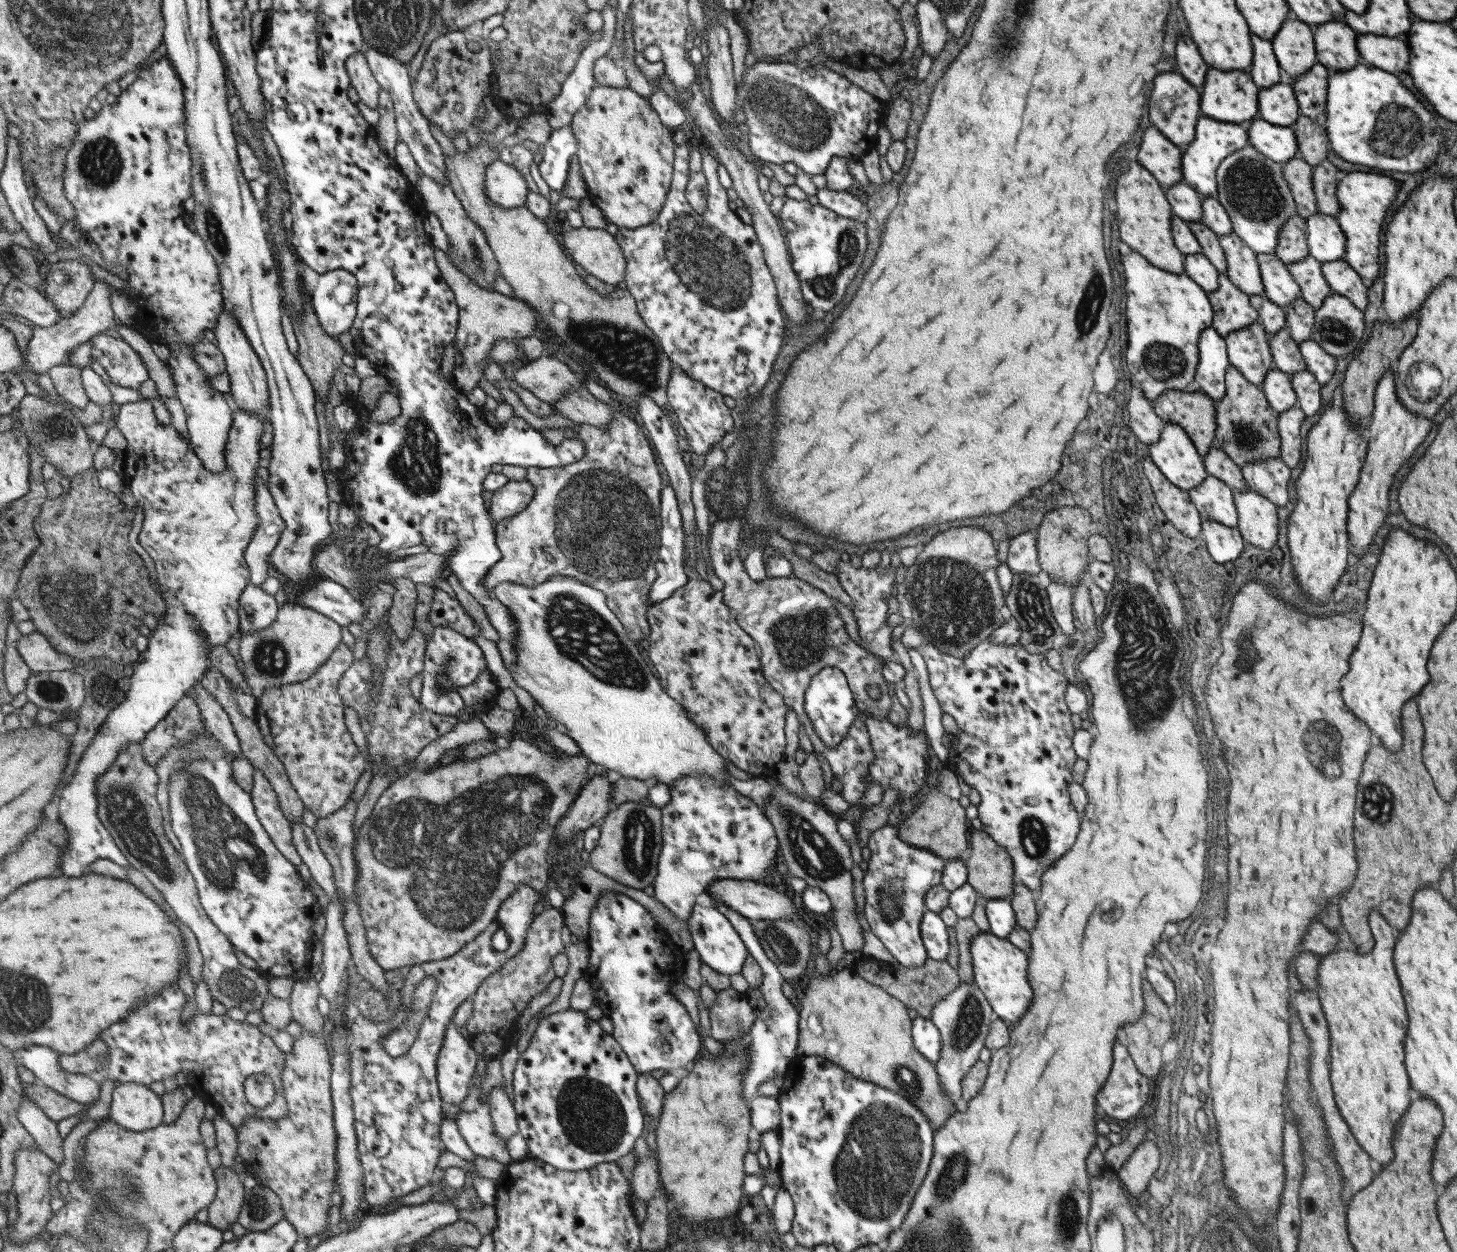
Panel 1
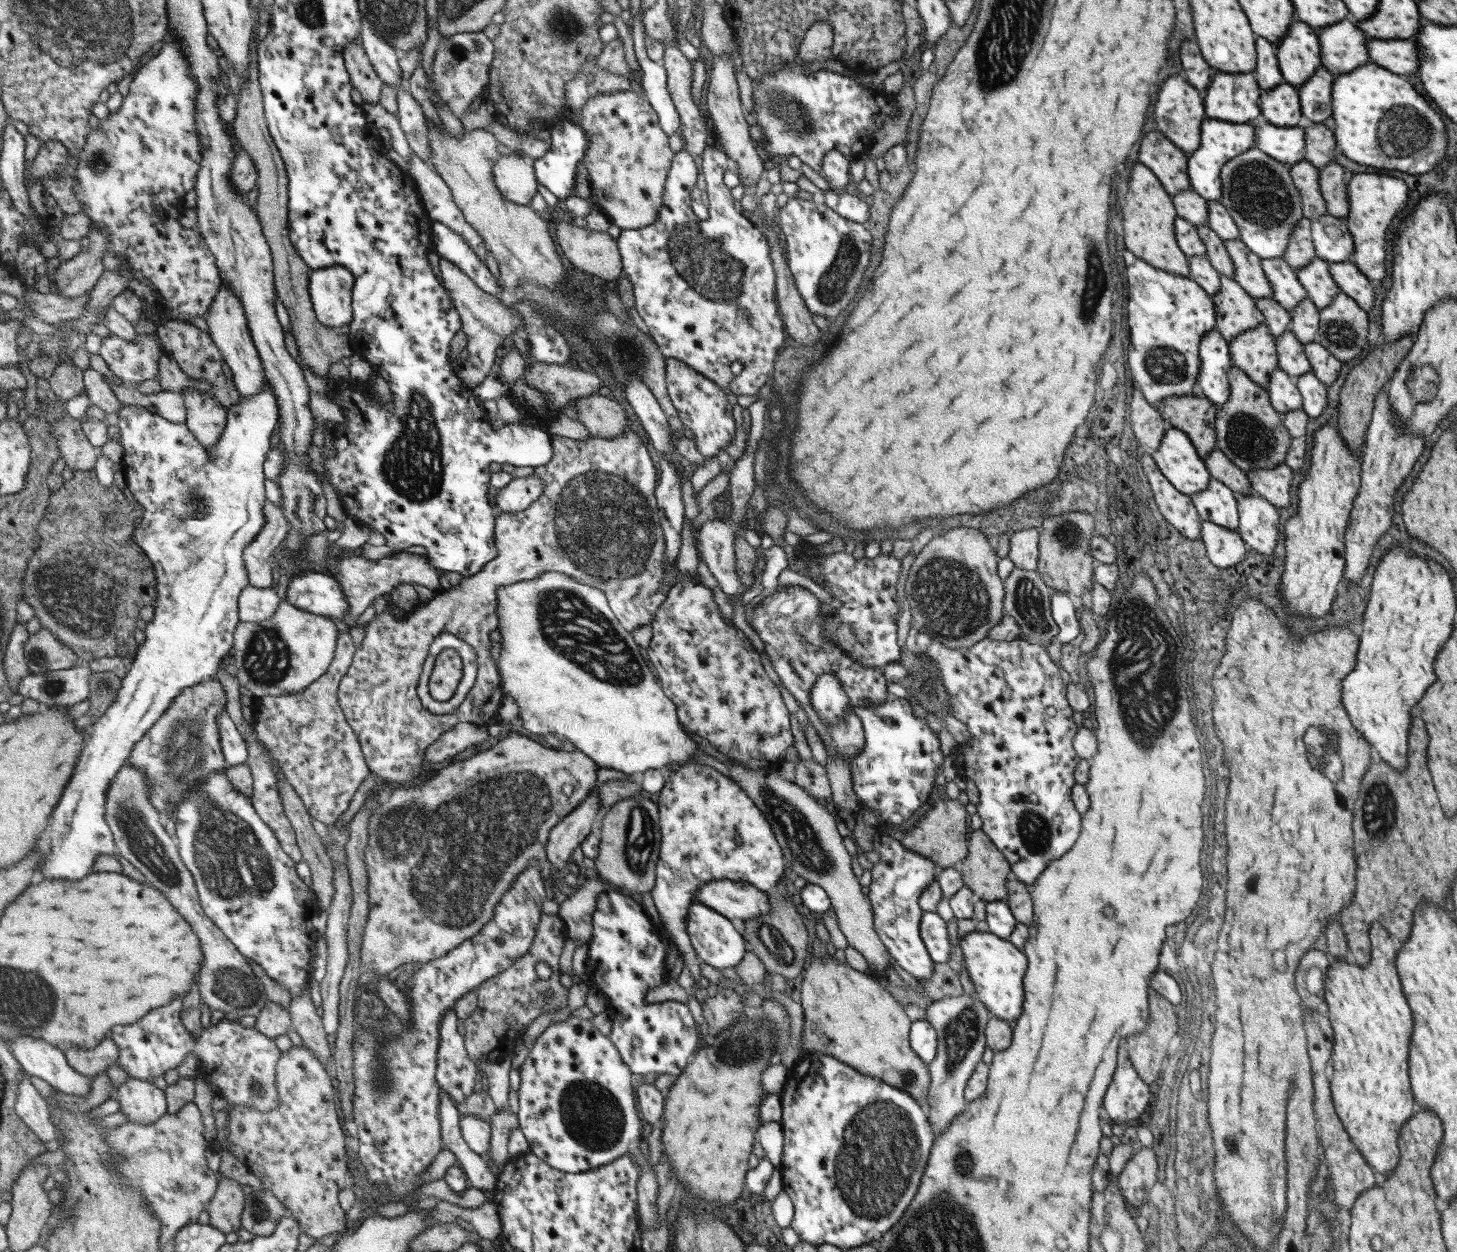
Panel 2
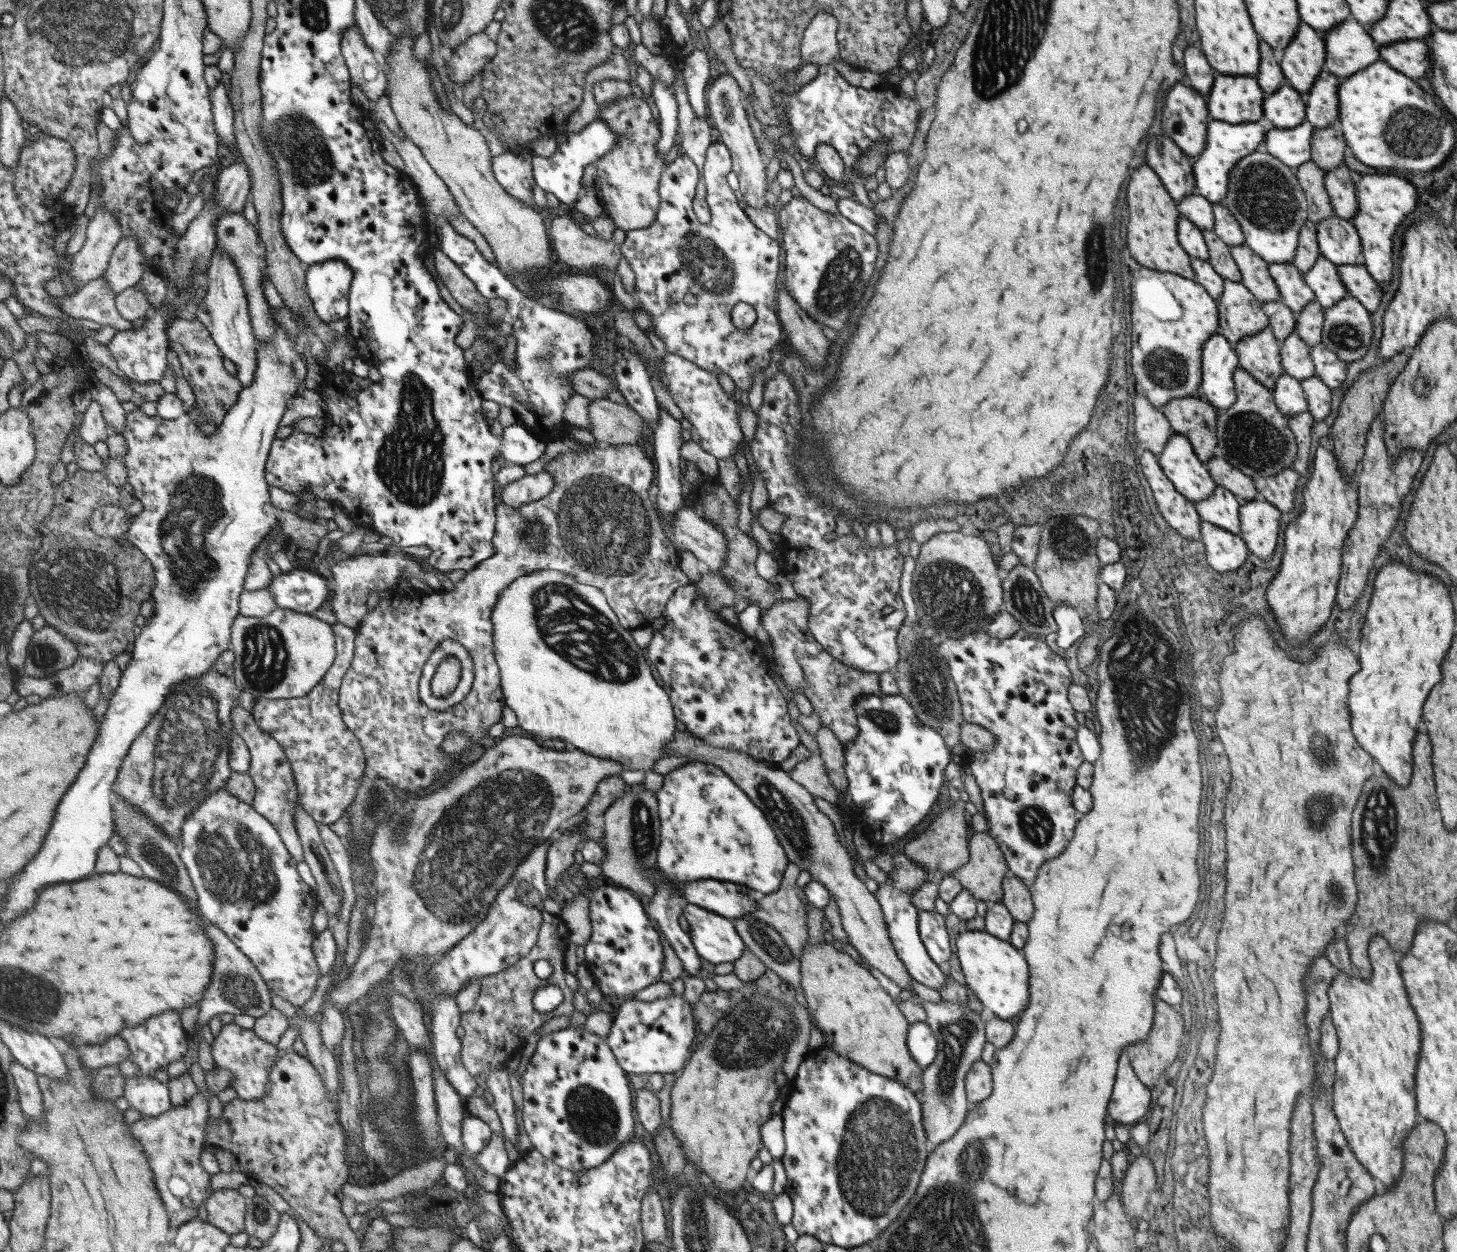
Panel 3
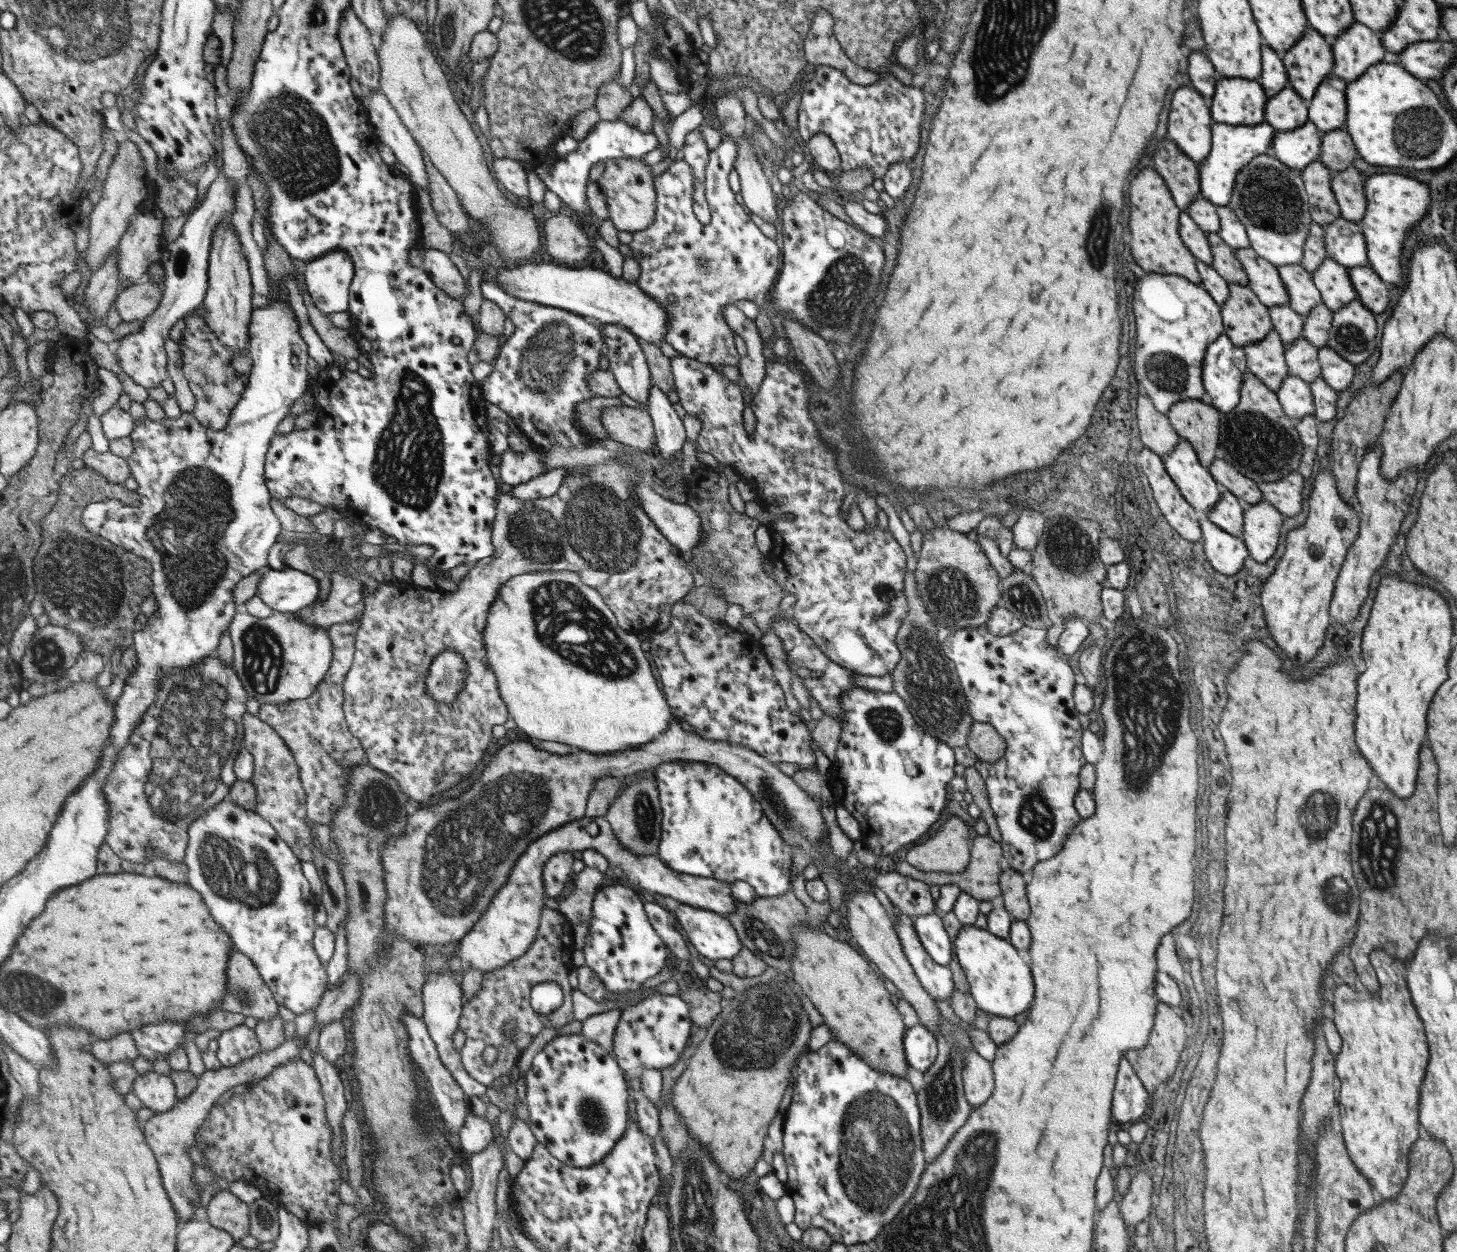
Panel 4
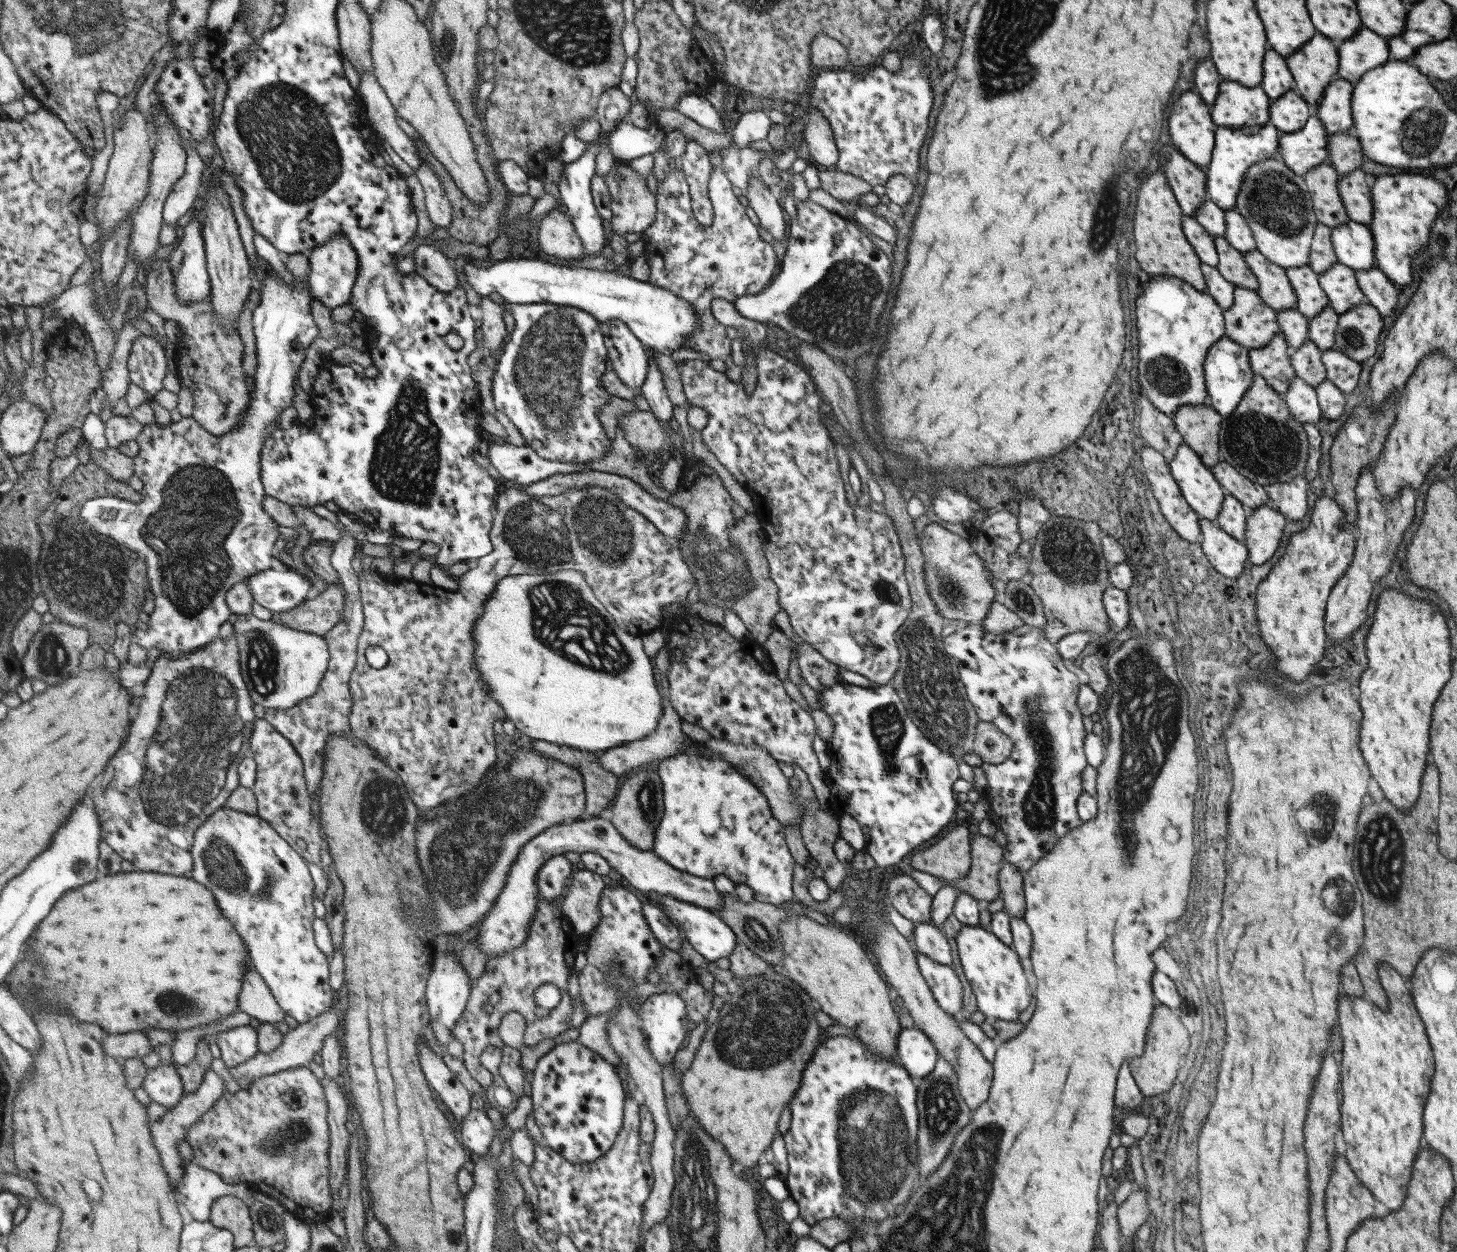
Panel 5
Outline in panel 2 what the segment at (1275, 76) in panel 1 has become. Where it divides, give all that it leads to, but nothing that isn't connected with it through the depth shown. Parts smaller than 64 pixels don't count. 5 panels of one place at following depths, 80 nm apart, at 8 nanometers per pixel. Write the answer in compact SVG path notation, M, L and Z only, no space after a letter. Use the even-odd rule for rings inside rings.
M1256 37L1255 50L1255 69L1252 73L1257 86L1262 92L1265 92L1283 82L1284 78L1279 71L1272 44L1269 44L1264 38Z

